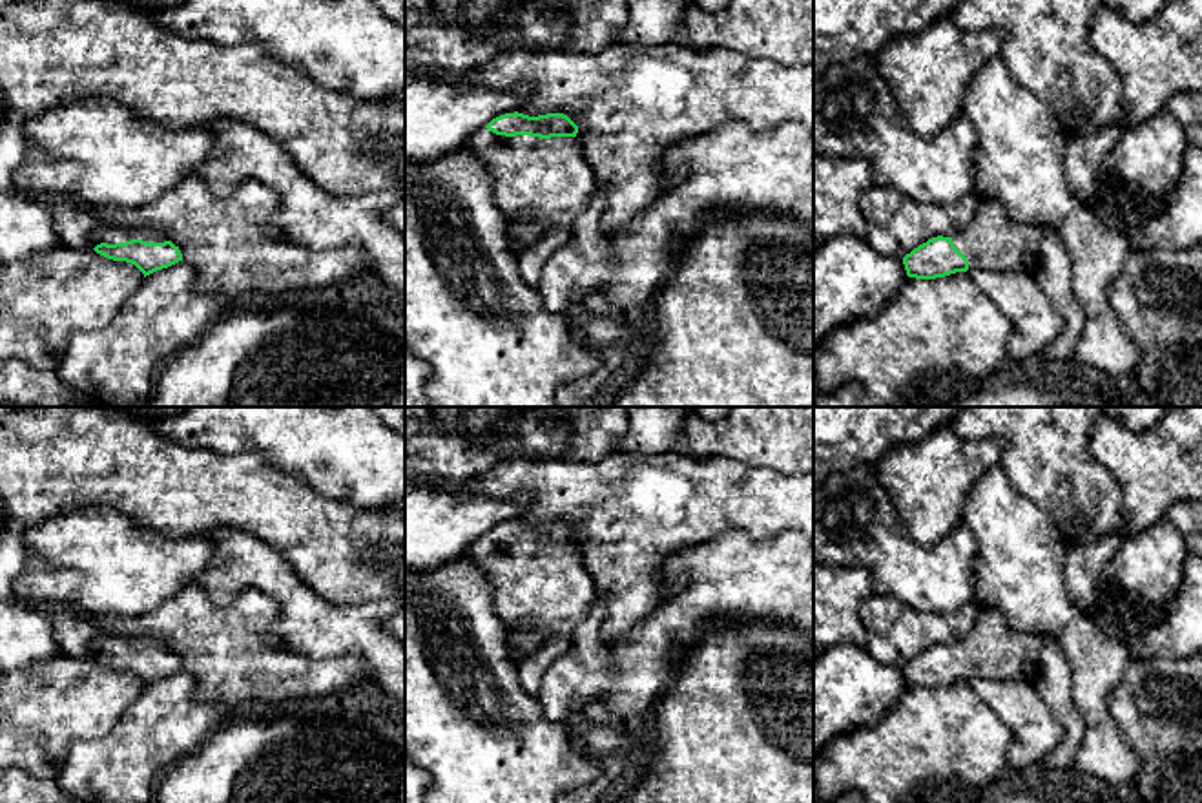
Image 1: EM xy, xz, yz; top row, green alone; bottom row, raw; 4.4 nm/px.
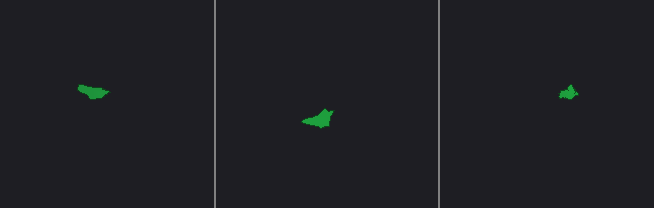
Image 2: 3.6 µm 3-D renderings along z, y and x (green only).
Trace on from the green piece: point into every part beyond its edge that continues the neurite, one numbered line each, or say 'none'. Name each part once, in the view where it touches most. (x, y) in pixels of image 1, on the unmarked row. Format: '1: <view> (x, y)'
1: xz (538, 592)

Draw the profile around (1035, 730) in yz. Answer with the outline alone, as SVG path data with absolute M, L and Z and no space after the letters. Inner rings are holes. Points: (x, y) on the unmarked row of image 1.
M969 677L965 683L1010 730L1005 768L1021 772L1040 765L1062 743L1063 728L1034 683L985 677Z

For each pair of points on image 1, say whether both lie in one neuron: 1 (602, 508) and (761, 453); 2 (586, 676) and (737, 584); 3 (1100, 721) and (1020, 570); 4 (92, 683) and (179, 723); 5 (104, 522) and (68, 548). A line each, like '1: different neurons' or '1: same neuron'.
1: different neurons
2: same neuron
3: same neuron
4: different neurons
5: same neuron

